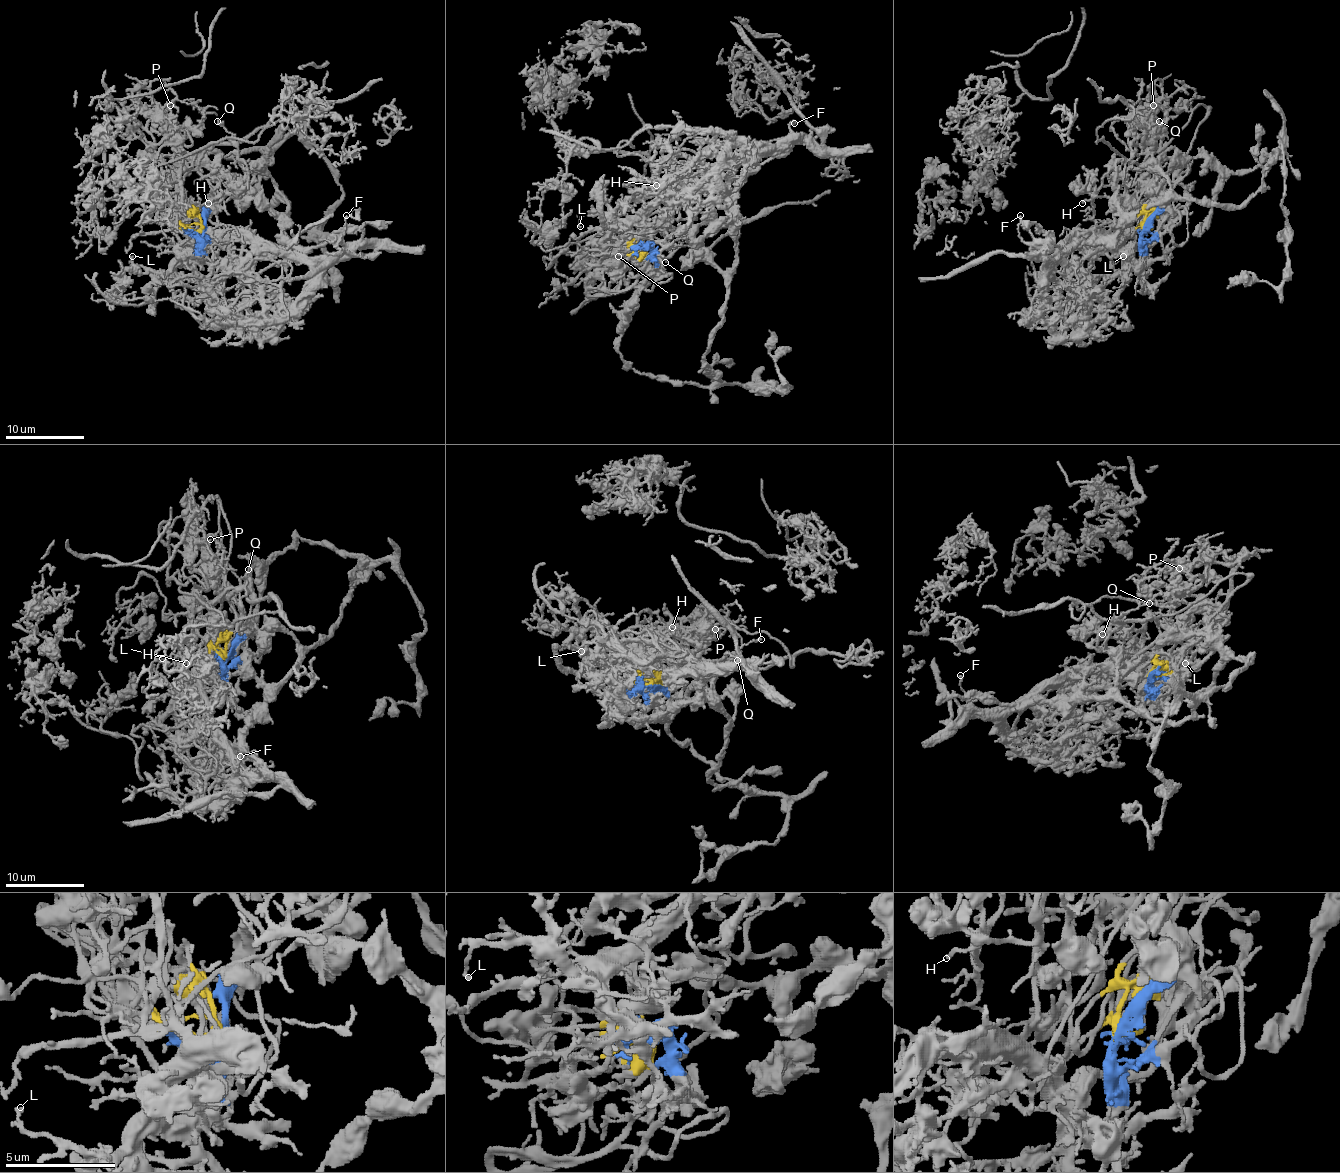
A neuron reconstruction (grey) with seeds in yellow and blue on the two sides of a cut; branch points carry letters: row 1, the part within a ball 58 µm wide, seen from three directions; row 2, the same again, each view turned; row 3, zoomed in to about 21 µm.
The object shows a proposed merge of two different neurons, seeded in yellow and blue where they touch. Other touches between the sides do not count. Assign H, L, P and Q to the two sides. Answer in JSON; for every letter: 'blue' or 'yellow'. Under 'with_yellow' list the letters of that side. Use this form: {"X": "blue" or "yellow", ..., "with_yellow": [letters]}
{"H": "yellow", "L": "blue", "P": "yellow", "Q": "yellow", "with_yellow": ["H", "P", "Q"]}

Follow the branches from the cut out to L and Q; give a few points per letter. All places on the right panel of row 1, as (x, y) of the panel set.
L: (1144, 229), (1144, 254), (1120, 272), (1112, 270), (1112, 266), (1124, 256)
Q: (1144, 229), (1144, 213), (1130, 223), (1122, 205), (1126, 189), (1124, 168), (1132, 144), (1159, 120)

